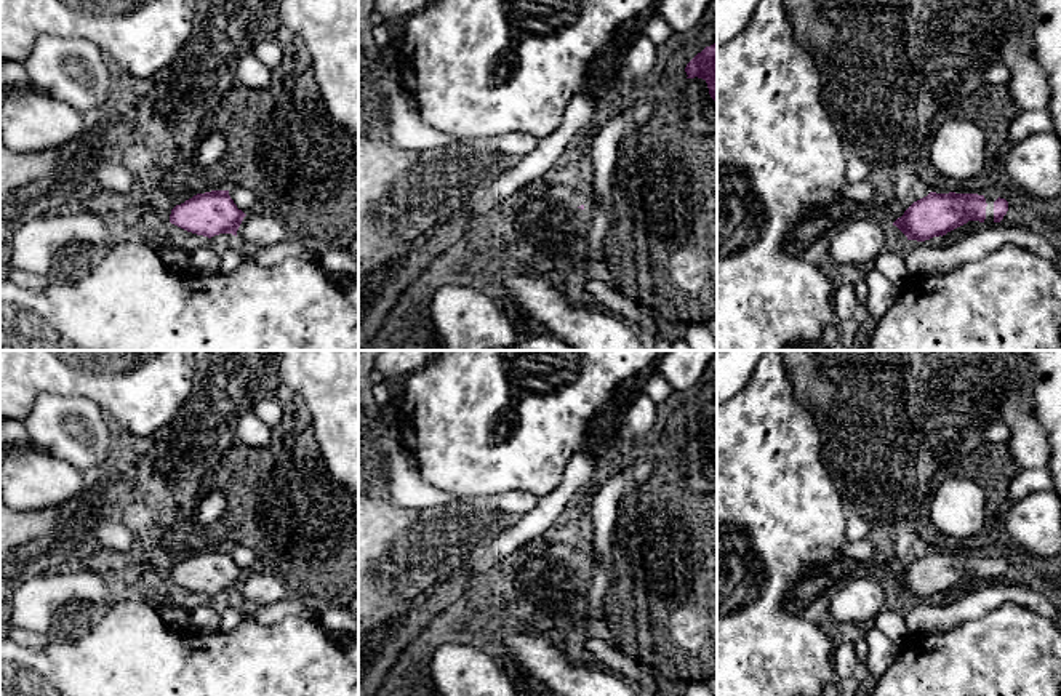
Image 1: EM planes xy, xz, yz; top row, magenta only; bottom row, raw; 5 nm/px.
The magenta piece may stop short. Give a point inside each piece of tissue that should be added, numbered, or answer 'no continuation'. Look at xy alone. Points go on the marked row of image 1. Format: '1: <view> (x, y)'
no continuation

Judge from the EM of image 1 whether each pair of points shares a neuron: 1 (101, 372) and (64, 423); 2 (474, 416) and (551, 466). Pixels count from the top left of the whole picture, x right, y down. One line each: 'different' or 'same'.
1: different
2: same

